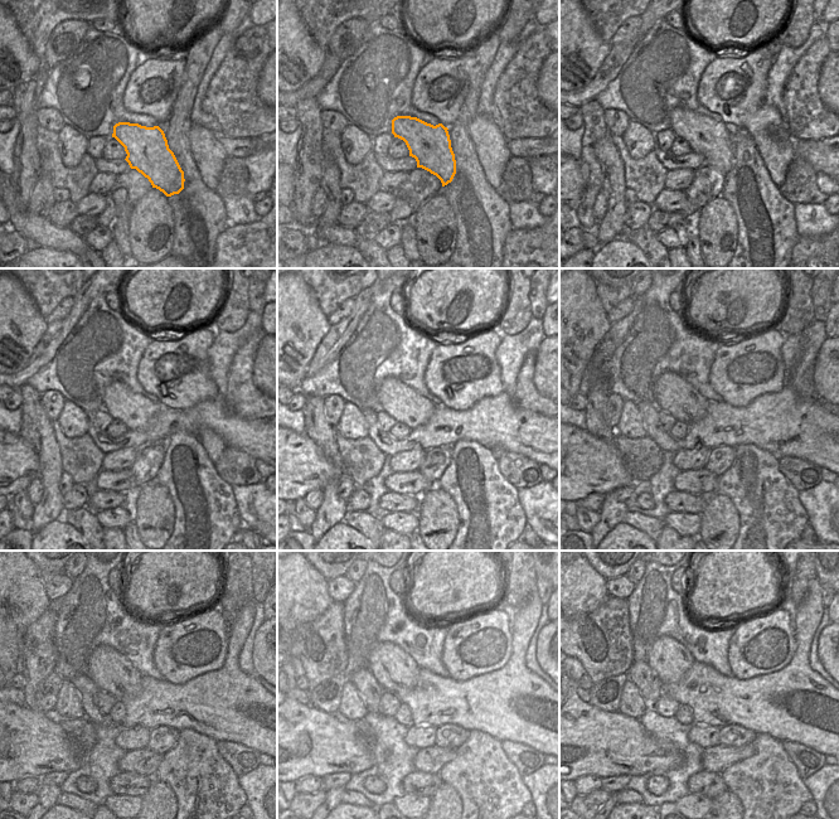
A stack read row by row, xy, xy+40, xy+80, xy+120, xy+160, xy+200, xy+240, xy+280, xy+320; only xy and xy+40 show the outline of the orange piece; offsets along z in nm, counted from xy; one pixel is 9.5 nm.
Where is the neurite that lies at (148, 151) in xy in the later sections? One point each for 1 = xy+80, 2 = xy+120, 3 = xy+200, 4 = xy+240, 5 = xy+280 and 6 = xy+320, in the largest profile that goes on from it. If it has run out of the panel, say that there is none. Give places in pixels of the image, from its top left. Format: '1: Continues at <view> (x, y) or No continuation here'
1: Continues at xy+80 (706, 136)
2: Continues at xy+120 (136, 412)
3: Continues at xy+200 (672, 393)
4: Continues at xy+240 (111, 672)
5: Continues at xy+280 (394, 670)
6: Continues at xy+320 (669, 659)

